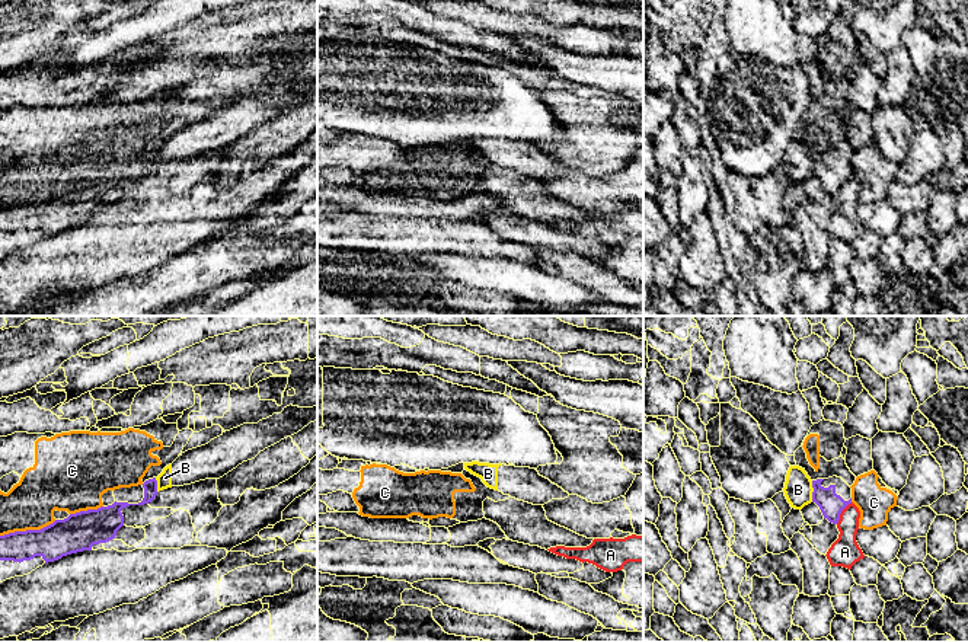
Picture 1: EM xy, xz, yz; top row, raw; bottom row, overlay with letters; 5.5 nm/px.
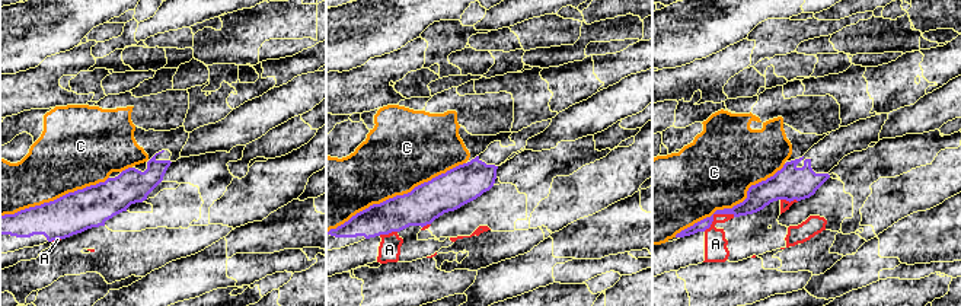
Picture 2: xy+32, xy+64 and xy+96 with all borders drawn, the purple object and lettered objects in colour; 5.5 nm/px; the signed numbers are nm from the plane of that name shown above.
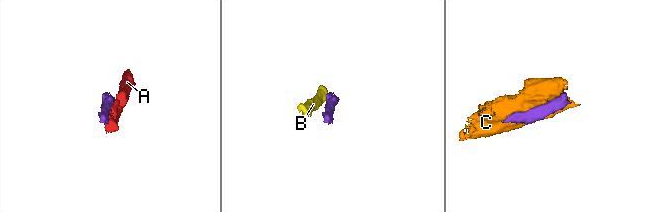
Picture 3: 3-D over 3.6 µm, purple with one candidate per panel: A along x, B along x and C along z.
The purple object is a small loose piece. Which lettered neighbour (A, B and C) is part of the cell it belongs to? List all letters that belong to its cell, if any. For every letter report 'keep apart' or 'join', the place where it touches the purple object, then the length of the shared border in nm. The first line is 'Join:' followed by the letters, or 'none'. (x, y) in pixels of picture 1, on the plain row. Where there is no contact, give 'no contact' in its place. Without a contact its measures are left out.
Join: none
A: keep apart | yz (840, 187) | 150 nm
B: keep apart | yz (814, 165) | 120 nm
C: keep apart | xy (28, 204) | 320 nm

